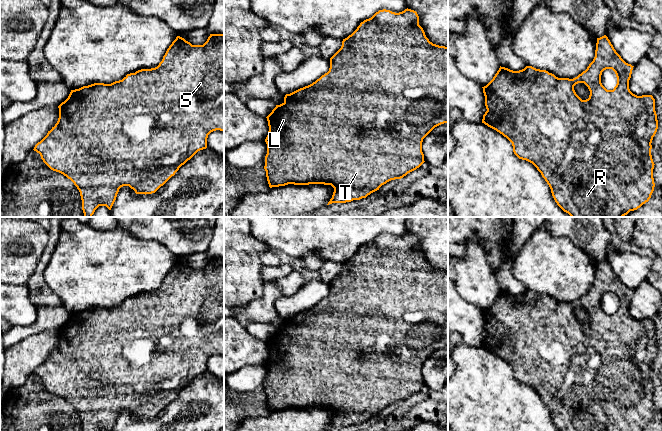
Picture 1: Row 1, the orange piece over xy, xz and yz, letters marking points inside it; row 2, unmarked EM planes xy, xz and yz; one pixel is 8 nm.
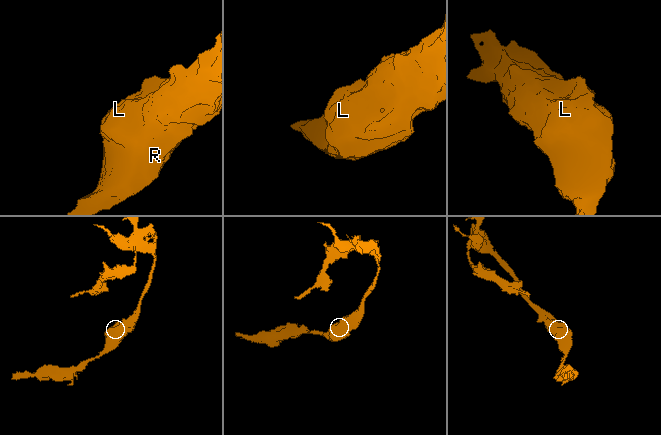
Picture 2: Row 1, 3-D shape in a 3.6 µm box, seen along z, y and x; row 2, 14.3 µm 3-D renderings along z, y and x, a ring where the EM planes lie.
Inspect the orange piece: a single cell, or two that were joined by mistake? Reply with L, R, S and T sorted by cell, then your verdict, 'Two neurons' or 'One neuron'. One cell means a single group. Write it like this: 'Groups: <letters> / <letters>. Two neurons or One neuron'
Groups: L R S T. One neuron

